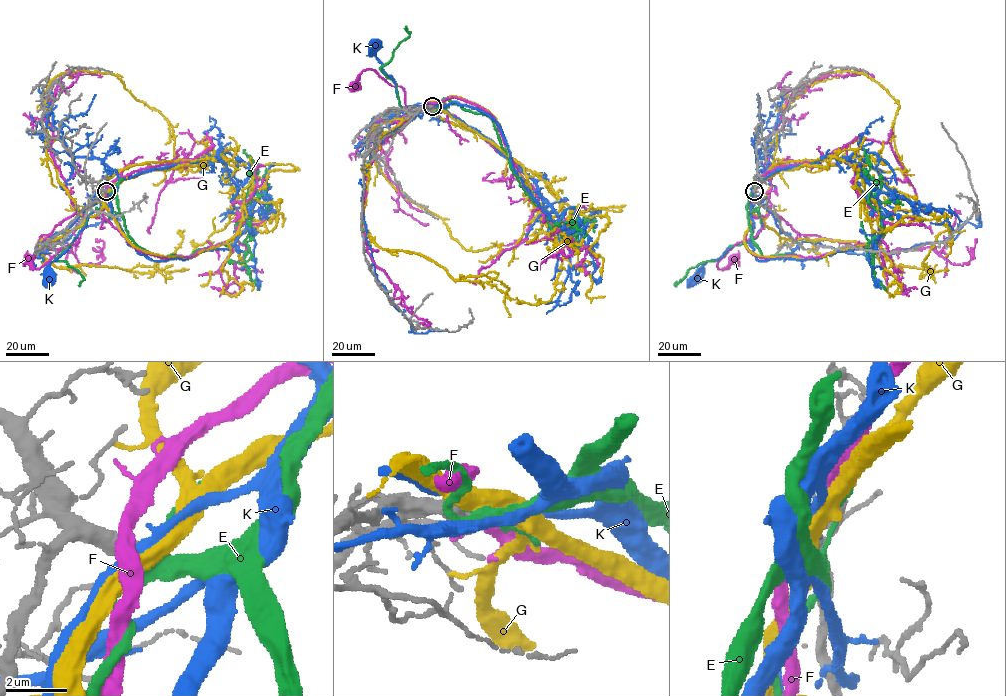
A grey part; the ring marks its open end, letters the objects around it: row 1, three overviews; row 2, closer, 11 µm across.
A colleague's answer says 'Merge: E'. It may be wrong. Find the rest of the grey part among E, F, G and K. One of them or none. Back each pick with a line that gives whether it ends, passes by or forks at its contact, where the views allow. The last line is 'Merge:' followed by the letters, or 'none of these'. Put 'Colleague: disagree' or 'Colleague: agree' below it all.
E: it passes by
Merge: E
Colleague: agree

